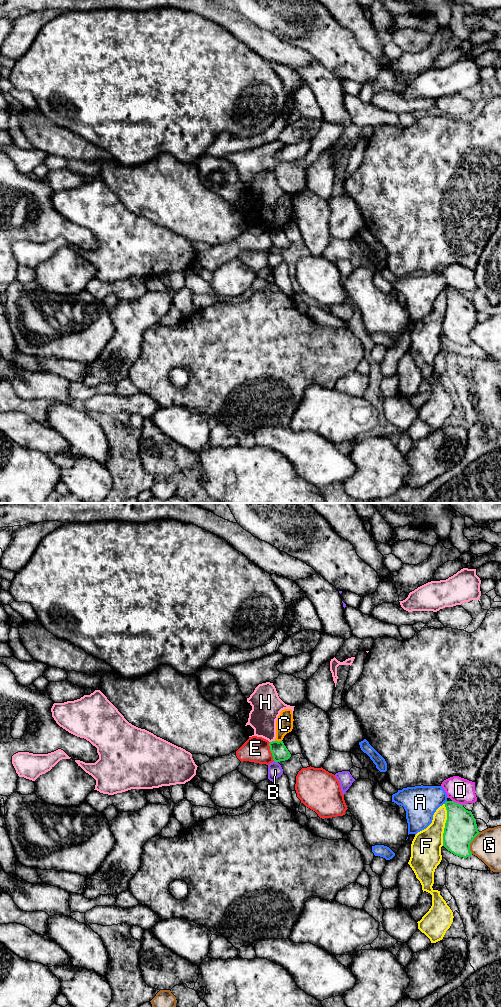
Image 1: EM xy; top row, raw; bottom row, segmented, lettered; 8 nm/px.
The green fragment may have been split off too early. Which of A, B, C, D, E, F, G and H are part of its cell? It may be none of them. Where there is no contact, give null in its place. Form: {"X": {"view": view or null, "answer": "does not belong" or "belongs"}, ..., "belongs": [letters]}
{"A": {"view": "xy", "answer": "does not belong"}, "B": {"view": "xy", "answer": "does not belong"}, "C": {"view": "xy", "answer": "does not belong"}, "D": {"view": "xy", "answer": "does not belong"}, "E": {"view": "xy", "answer": "does not belong"}, "F": {"view": "xy", "answer": "does not belong"}, "G": {"view": "xy", "answer": "does not belong"}, "H": {"view": "xy", "answer": "does not belong"}, "belongs": []}

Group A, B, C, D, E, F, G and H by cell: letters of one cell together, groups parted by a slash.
A / B / C / D / E / F / G / H

